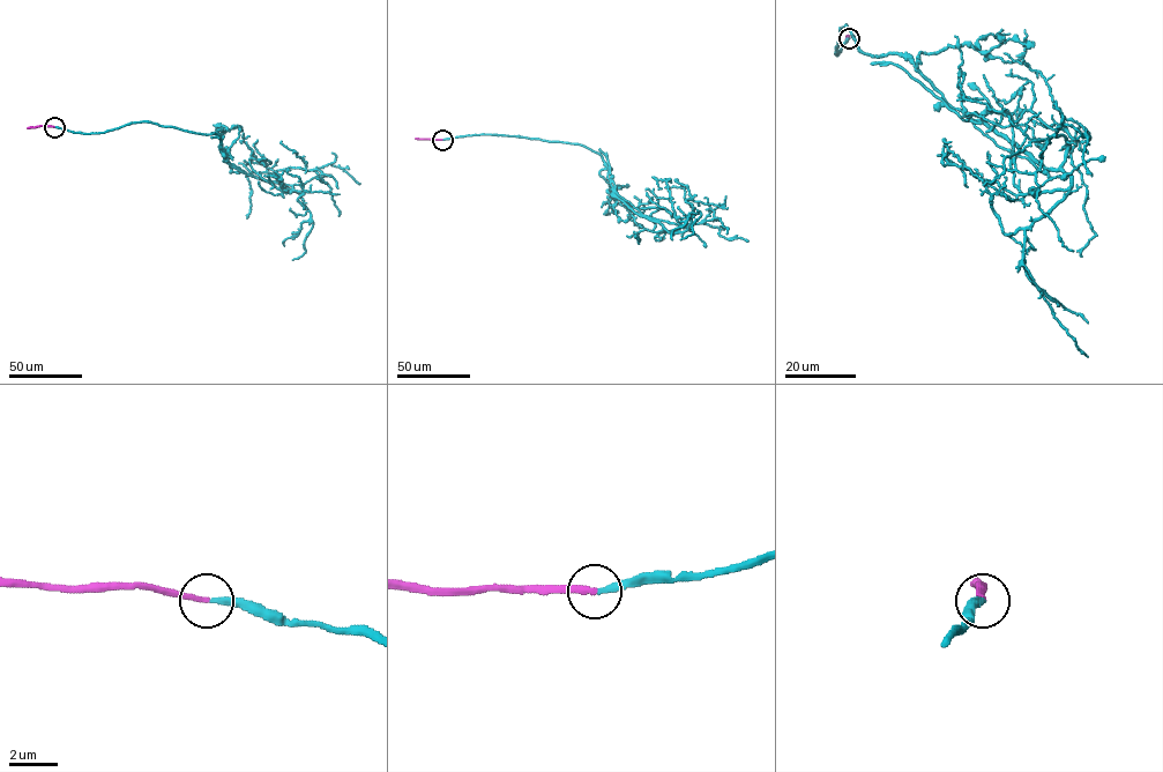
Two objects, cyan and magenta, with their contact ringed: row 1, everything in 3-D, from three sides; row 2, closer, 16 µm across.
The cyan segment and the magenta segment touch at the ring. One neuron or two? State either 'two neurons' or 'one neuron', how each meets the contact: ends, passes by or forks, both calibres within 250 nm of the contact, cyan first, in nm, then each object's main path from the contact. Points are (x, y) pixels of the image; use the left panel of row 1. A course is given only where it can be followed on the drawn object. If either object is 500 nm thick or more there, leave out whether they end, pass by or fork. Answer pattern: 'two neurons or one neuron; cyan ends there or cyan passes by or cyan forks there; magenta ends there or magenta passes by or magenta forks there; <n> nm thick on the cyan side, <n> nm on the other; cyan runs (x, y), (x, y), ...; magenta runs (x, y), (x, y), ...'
one neuron; cyan ends there; magenta ends there; 260 nm thick on the cyan side, 280 nm on the other; cyan runs (54, 126), (101, 133), (149, 121), (214, 133), (232, 166), (296, 191), (305, 208), (290, 170); magenta runs (54, 126), (27, 128)

